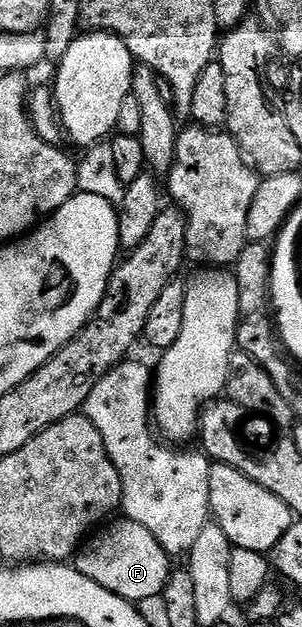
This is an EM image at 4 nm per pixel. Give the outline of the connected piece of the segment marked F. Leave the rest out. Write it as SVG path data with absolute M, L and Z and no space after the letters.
M126 519L119 521L108 524L99 538L92 536L74 556L73 566L89 580L129 602L139 605L147 599L156 600L172 575L172 558L143 525Z

